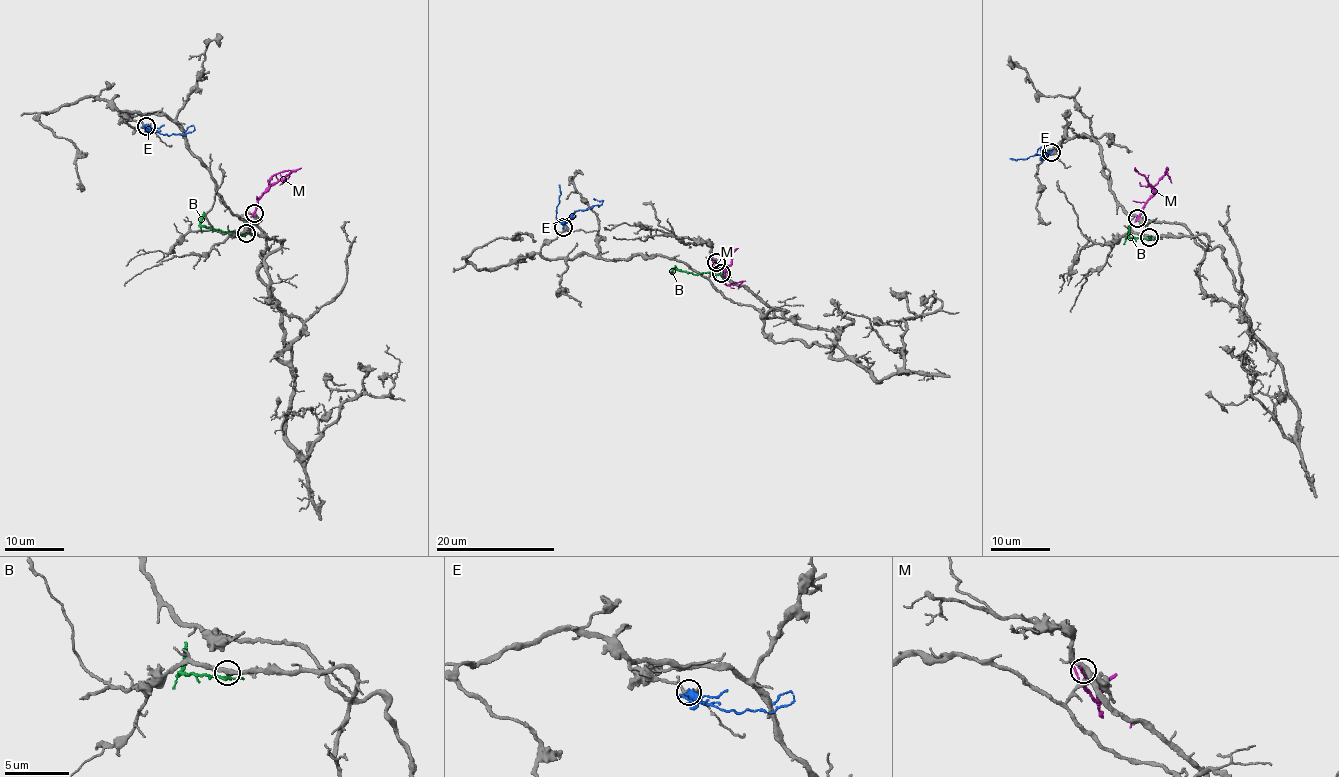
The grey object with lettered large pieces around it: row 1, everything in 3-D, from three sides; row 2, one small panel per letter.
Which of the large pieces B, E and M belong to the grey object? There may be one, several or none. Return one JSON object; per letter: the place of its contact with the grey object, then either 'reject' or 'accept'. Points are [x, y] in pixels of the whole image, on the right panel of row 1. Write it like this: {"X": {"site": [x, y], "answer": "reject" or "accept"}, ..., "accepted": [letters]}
{"B": {"site": [1149, 237], "answer": "accept"}, "E": {"site": [1051, 152], "answer": "reject"}, "M": {"site": [1137, 218], "answer": "reject"}, "accepted": ["B"]}

